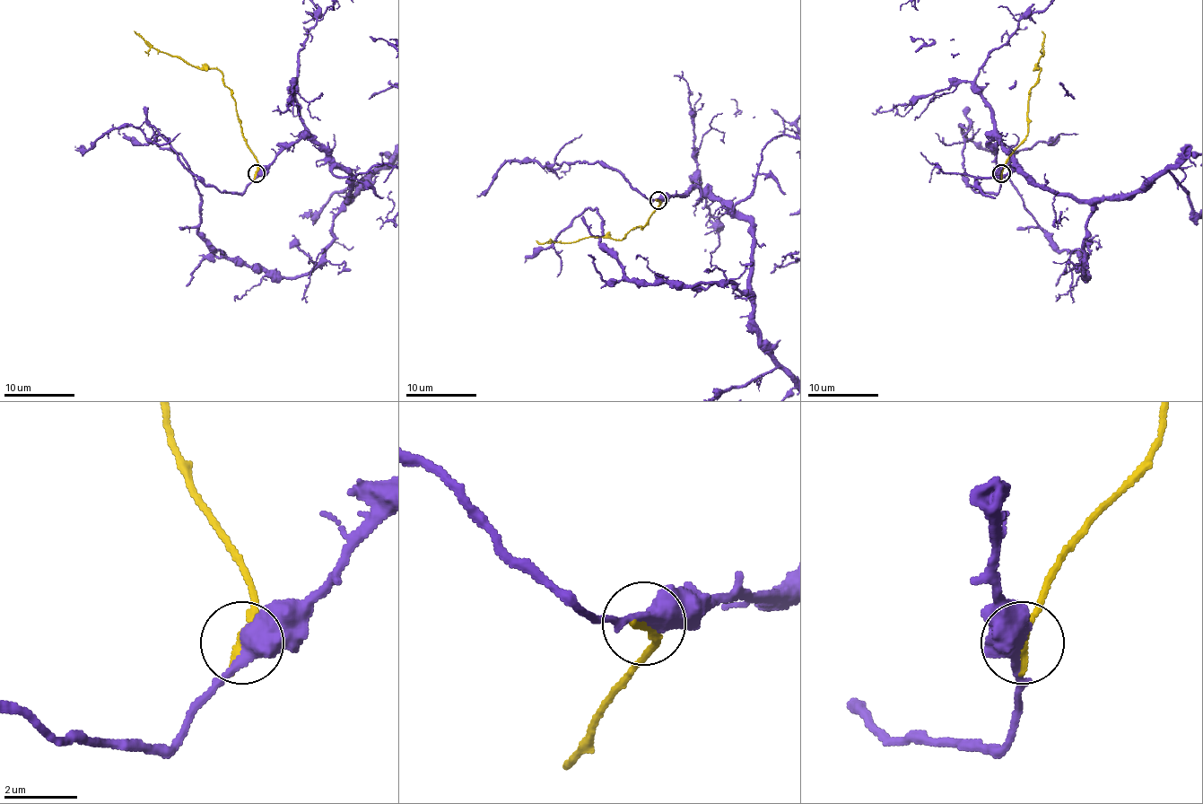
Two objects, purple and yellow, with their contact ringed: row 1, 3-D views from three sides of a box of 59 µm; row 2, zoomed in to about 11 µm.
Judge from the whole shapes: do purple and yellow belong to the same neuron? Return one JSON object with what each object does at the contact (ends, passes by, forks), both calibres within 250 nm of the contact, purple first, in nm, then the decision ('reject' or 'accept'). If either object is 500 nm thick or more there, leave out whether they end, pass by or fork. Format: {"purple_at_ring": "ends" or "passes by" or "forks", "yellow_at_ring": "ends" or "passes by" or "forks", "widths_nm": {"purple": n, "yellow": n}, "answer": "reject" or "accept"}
{"purple_at_ring": "passes by", "yellow_at_ring": "ends", "widths_nm": {"purple": 440, "yellow": 240}, "answer": "reject"}

